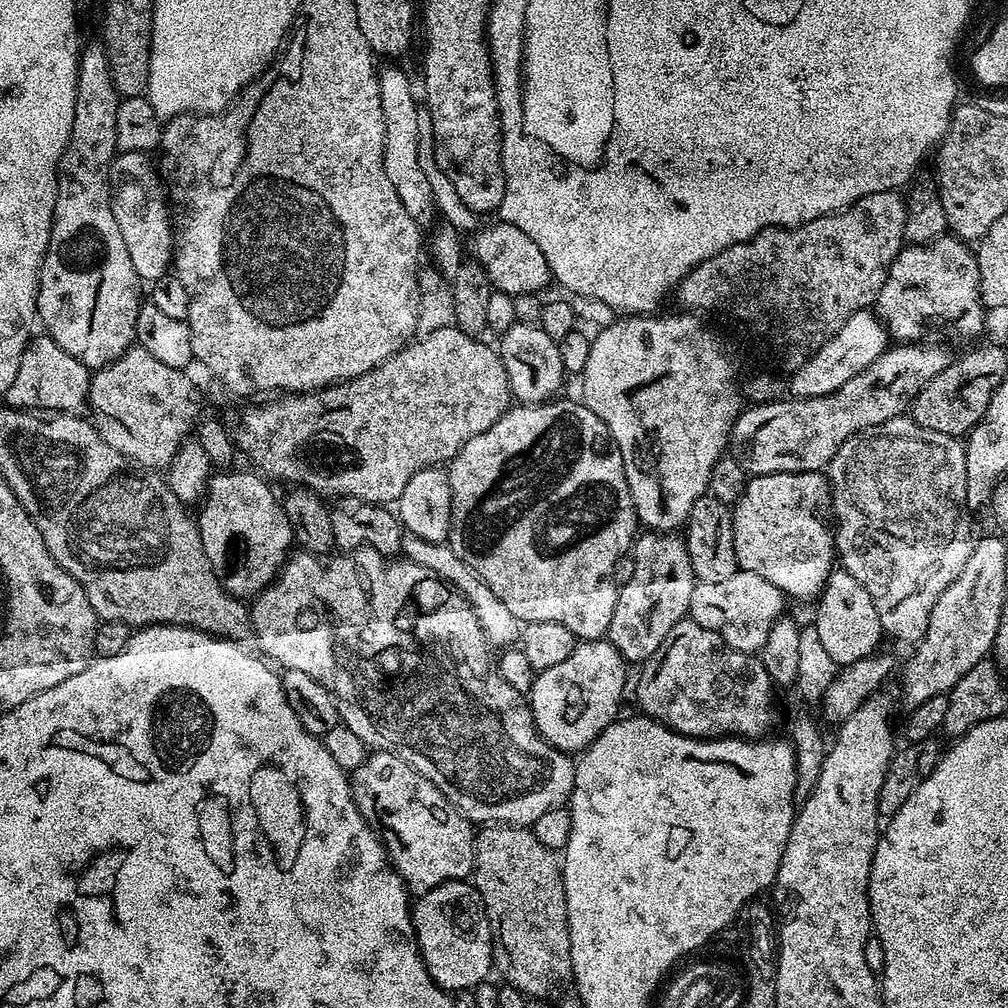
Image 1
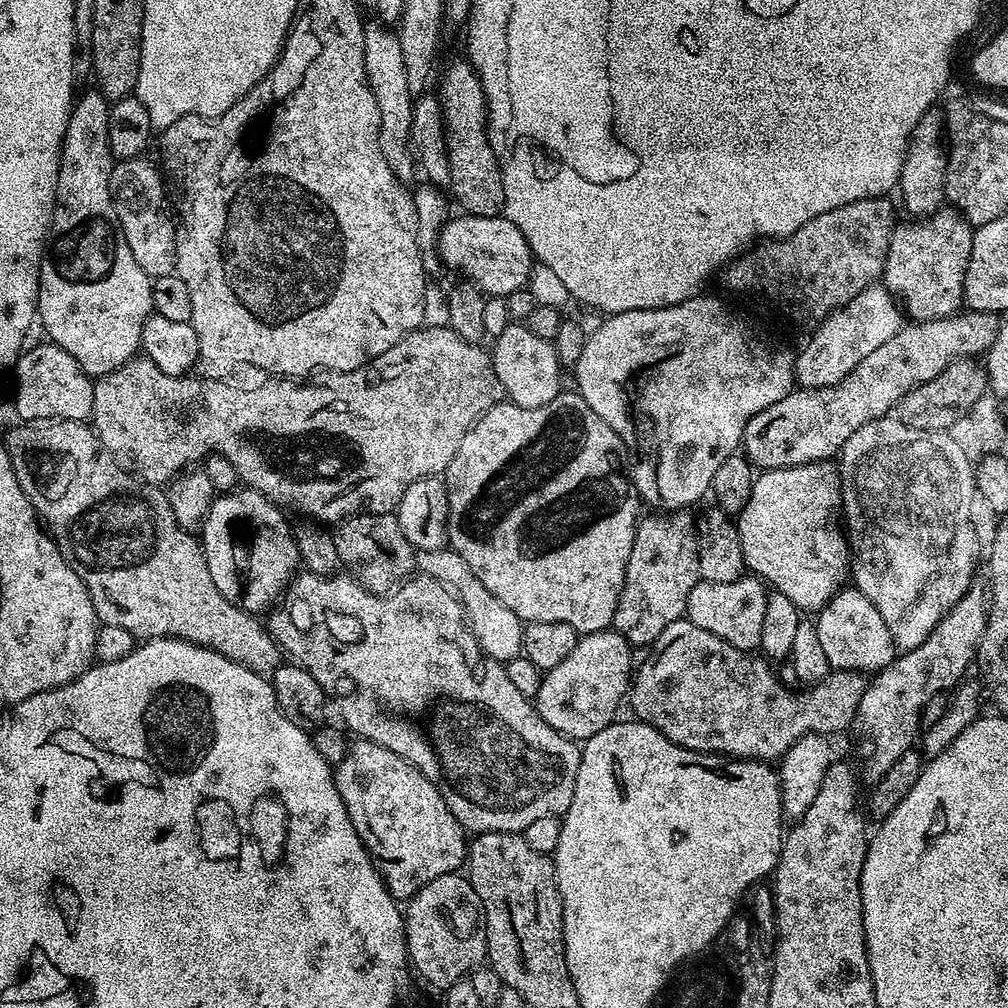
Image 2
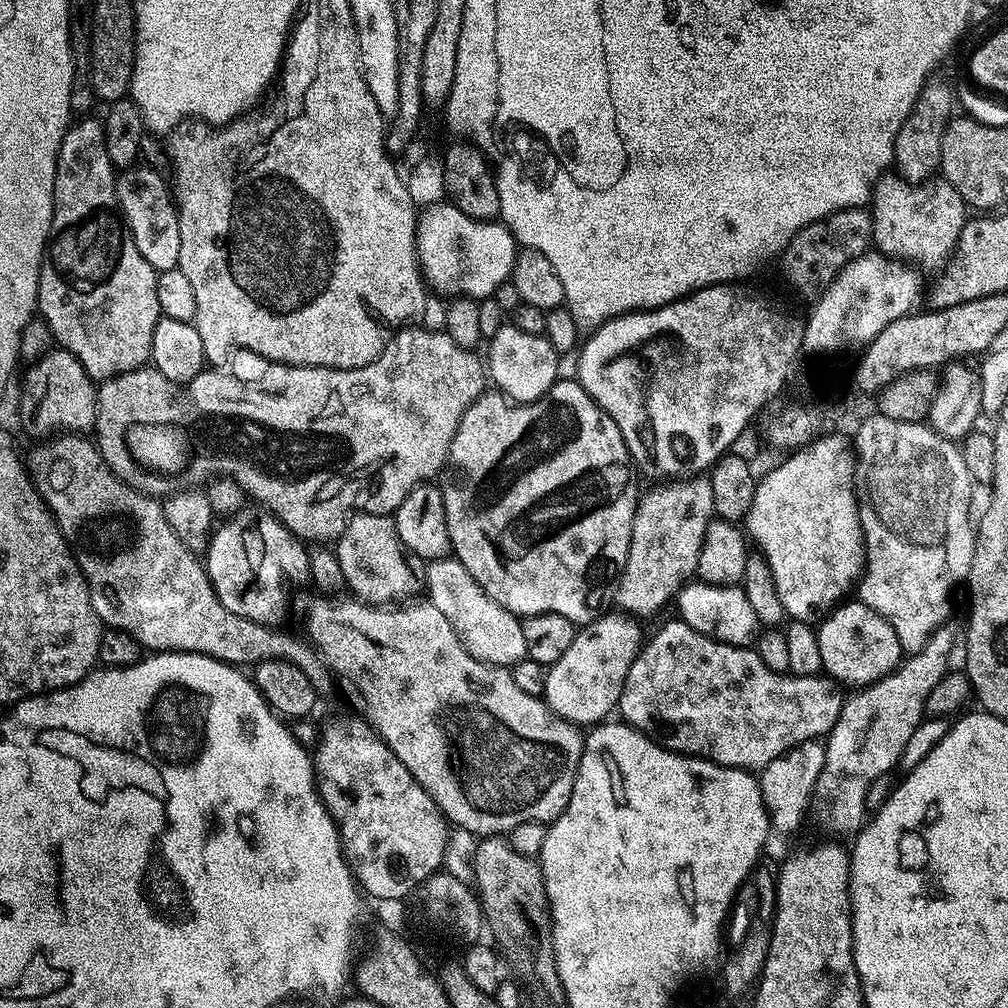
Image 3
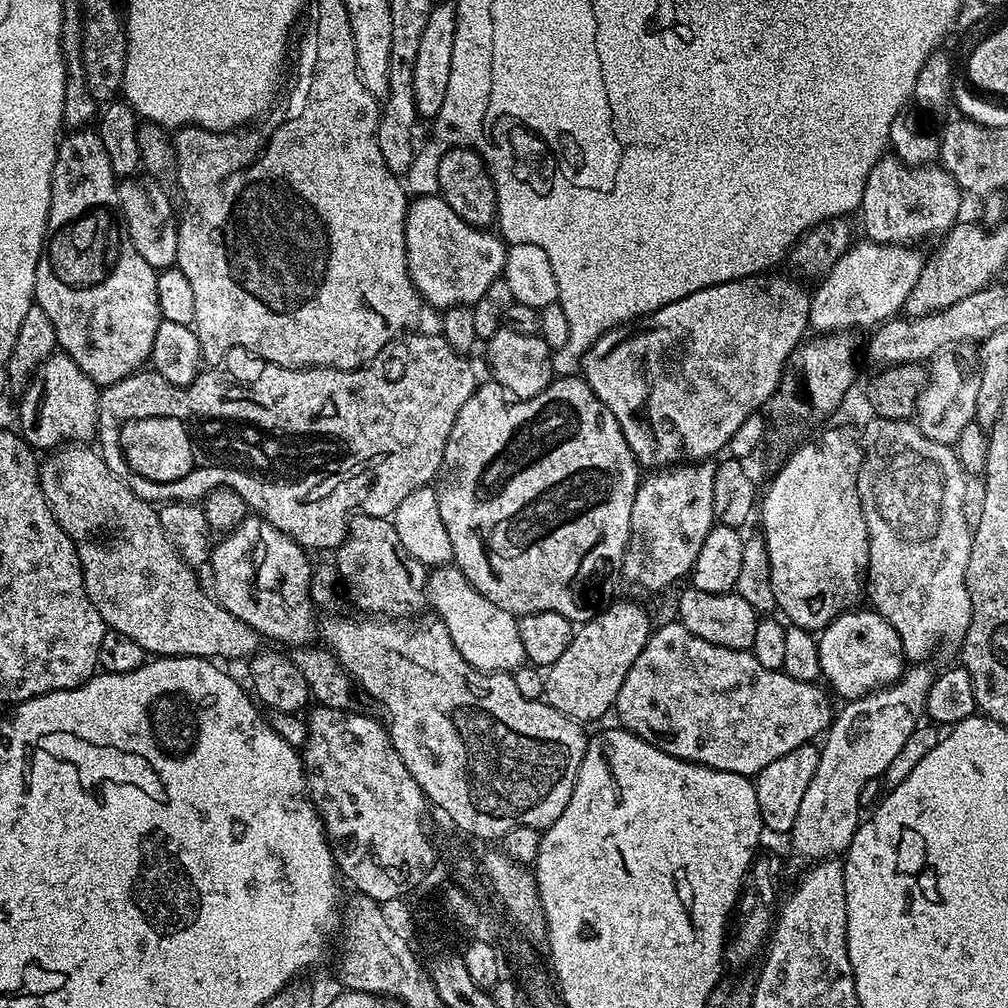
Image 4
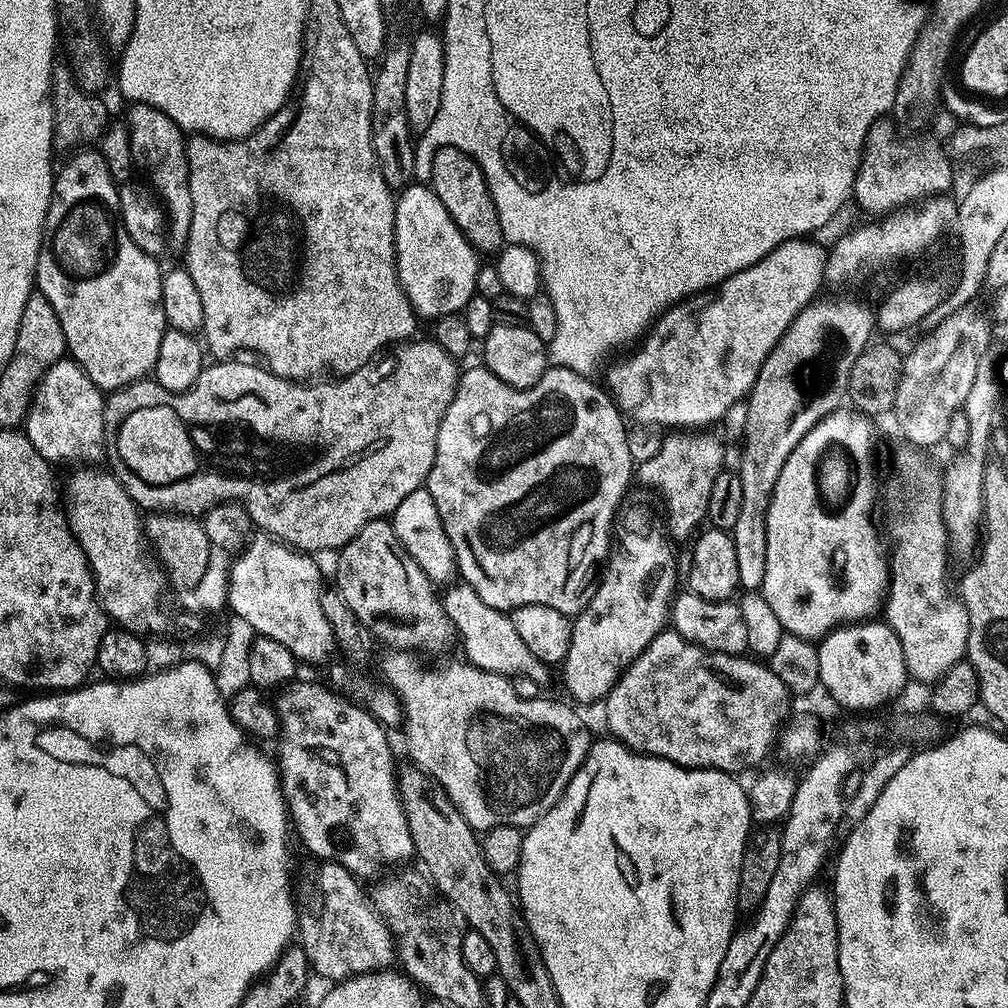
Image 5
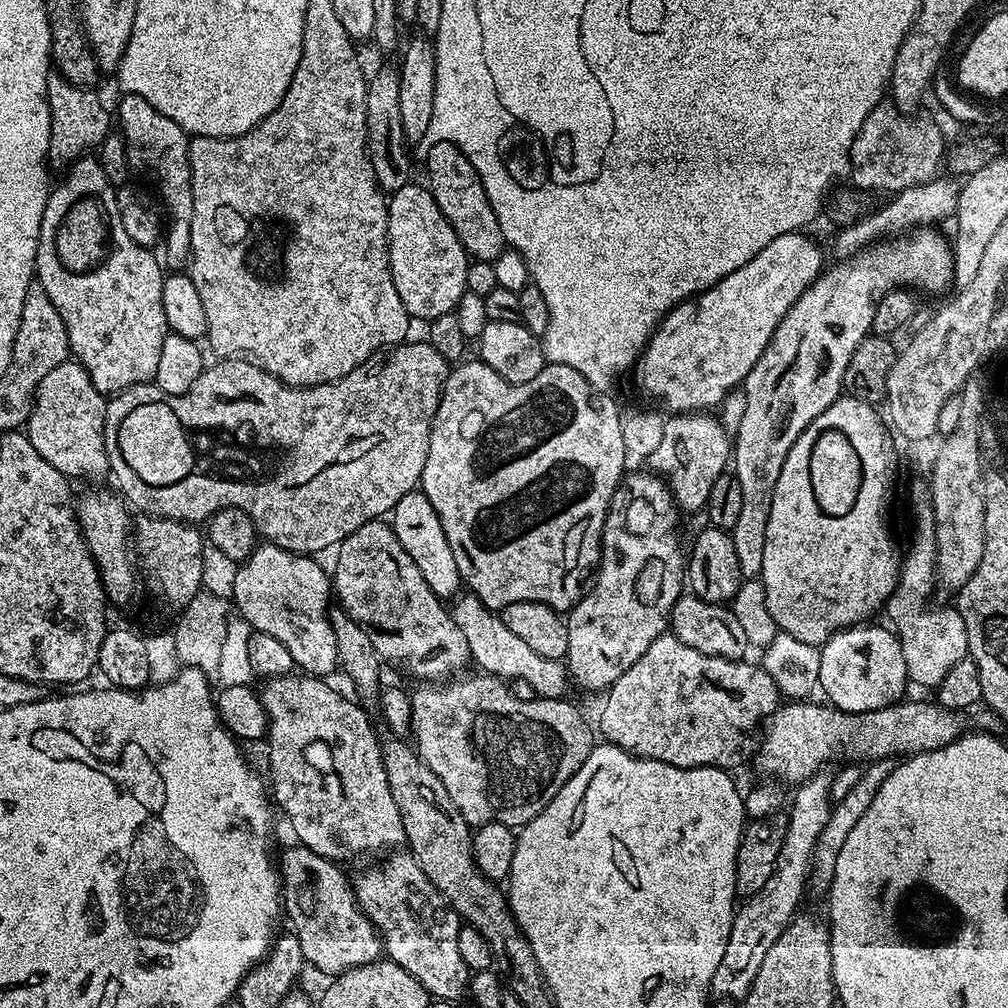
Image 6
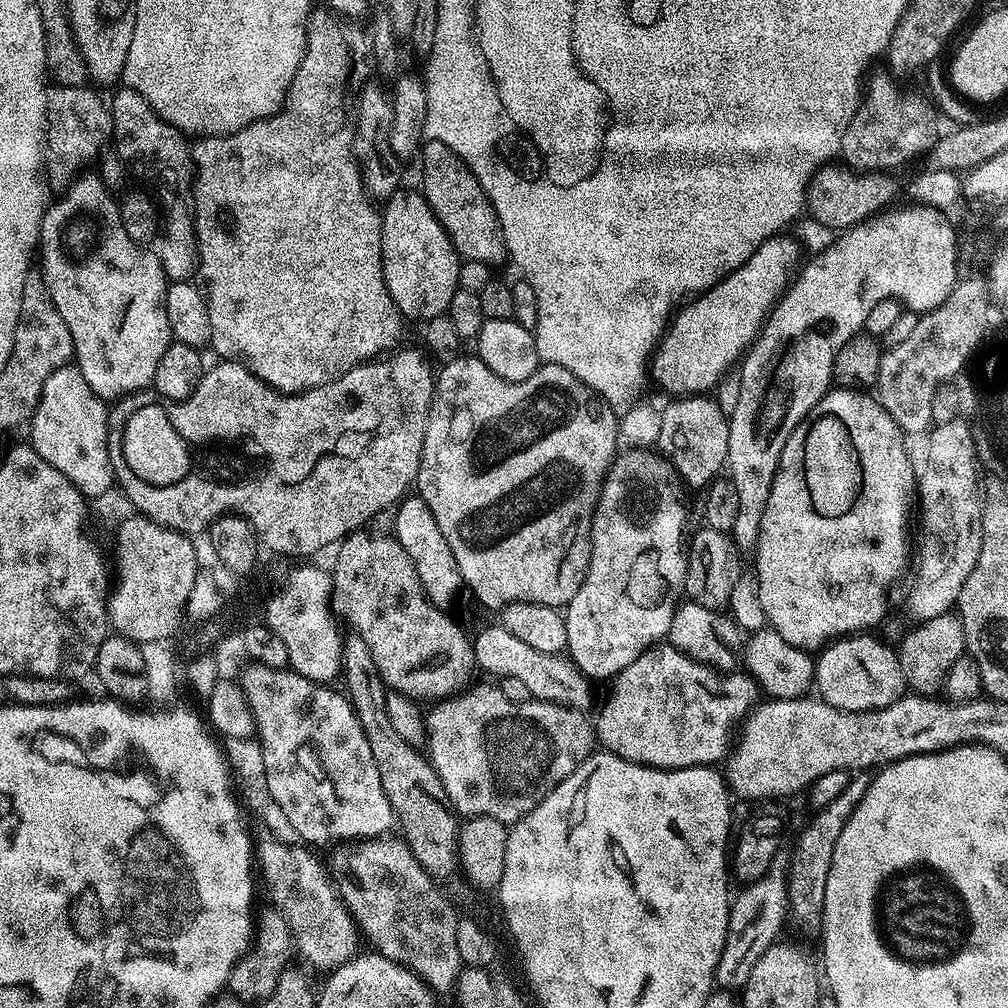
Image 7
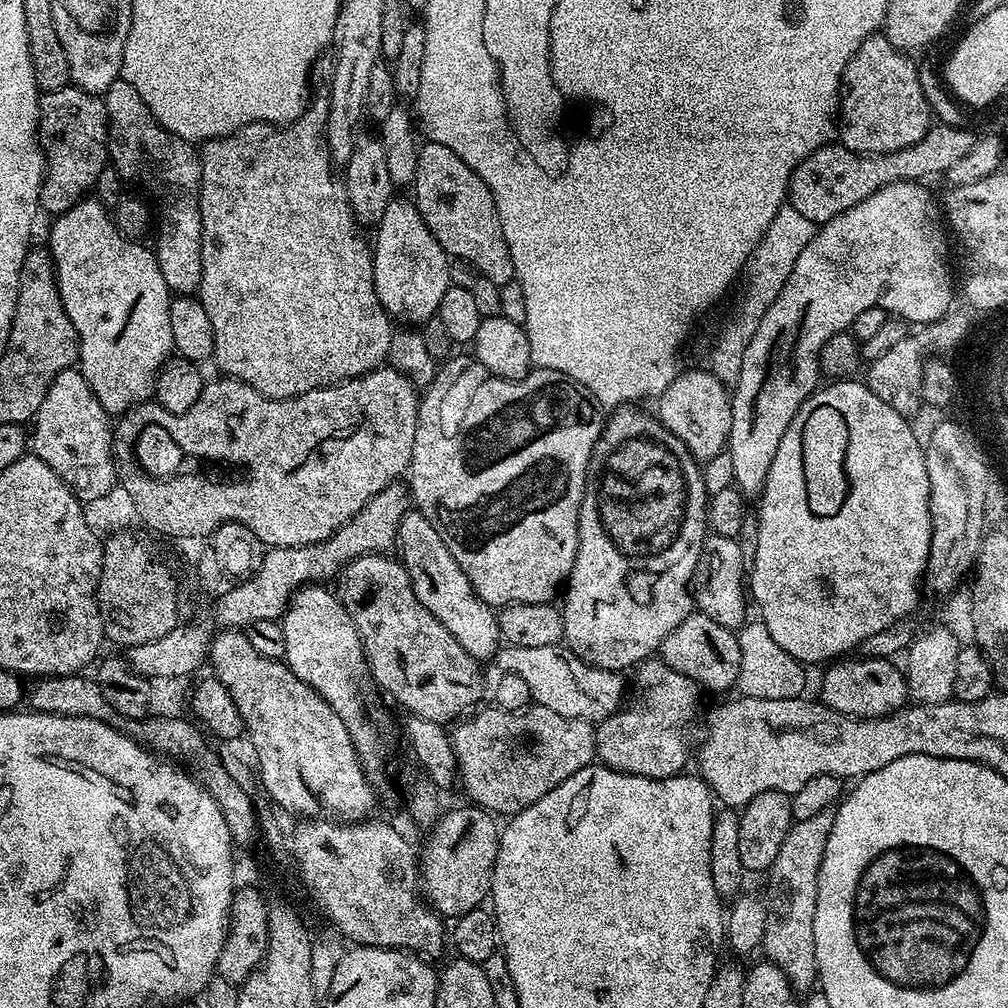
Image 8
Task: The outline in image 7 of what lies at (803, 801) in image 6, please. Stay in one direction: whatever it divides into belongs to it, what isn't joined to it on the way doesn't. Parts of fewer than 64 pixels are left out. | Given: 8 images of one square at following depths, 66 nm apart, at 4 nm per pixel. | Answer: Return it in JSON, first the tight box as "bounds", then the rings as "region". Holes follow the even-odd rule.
{"bounds":[716,859,789,990],"region":[[[776,859],[770,866],[770,870],[762,878],[758,878],[753,884],[743,885],[741,892],[731,897],[728,909],[728,929],[726,930],[726,942],[722,946],[722,956],[718,958],[716,965],[716,981],[721,989],[740,990],[743,989],[746,978],[750,978],[750,970],[754,970],[754,962],[766,954],[766,950],[772,944],[777,943],[780,927],[784,924],[784,916],[789,915],[788,910],[788,877],[786,875],[786,864],[783,859]]]}

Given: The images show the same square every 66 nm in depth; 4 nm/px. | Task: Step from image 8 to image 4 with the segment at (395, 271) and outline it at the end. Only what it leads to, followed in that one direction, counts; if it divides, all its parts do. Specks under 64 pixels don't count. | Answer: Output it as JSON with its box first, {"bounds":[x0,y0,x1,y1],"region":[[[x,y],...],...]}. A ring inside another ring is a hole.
{"bounds":[406,196,505,310],"region":[[[417,196],[409,203],[406,214],[408,276],[420,292],[420,299],[425,305],[443,310],[459,304],[471,306],[485,299],[490,284],[502,276],[505,251],[505,241],[495,231],[475,228],[462,222],[462,218],[450,210],[443,196]]]}

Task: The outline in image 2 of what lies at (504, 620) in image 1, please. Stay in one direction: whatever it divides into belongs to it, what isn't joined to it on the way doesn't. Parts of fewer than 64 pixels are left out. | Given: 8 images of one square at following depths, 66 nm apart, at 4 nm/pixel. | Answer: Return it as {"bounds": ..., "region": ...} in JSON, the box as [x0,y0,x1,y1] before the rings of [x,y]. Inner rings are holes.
{"bounds":[416,546,524,662],"region":[[[448,546],[438,550],[417,551],[416,566],[423,575],[445,584],[448,591],[460,601],[463,619],[485,656],[489,656],[491,660],[507,662],[521,655],[524,624],[518,614],[514,614],[514,610],[506,606],[506,602],[498,602],[498,598],[494,598],[494,594],[490,594],[490,590],[486,590],[486,586],[478,582],[474,570],[470,570],[470,566],[462,562],[462,554],[452,551]]]}

